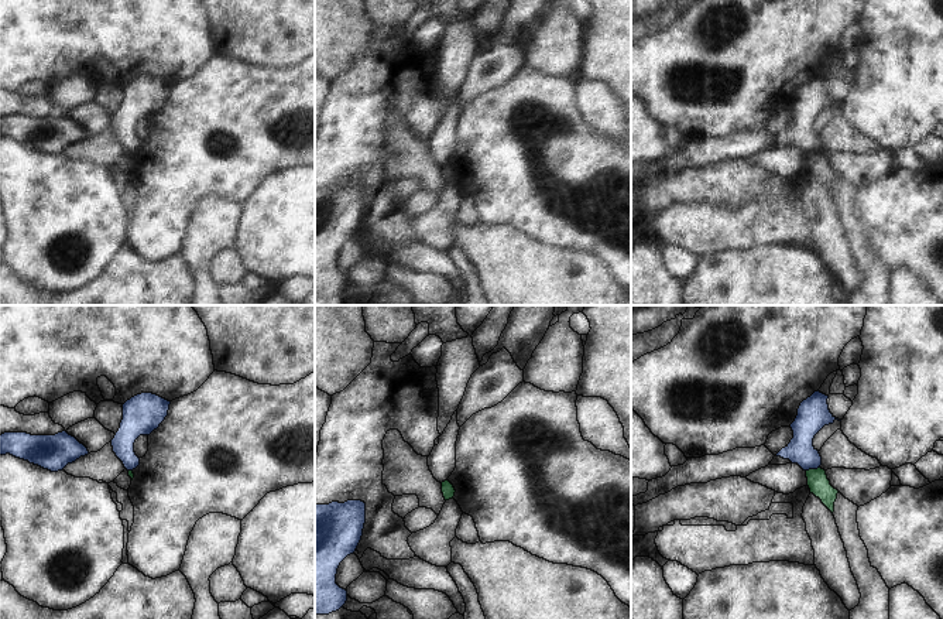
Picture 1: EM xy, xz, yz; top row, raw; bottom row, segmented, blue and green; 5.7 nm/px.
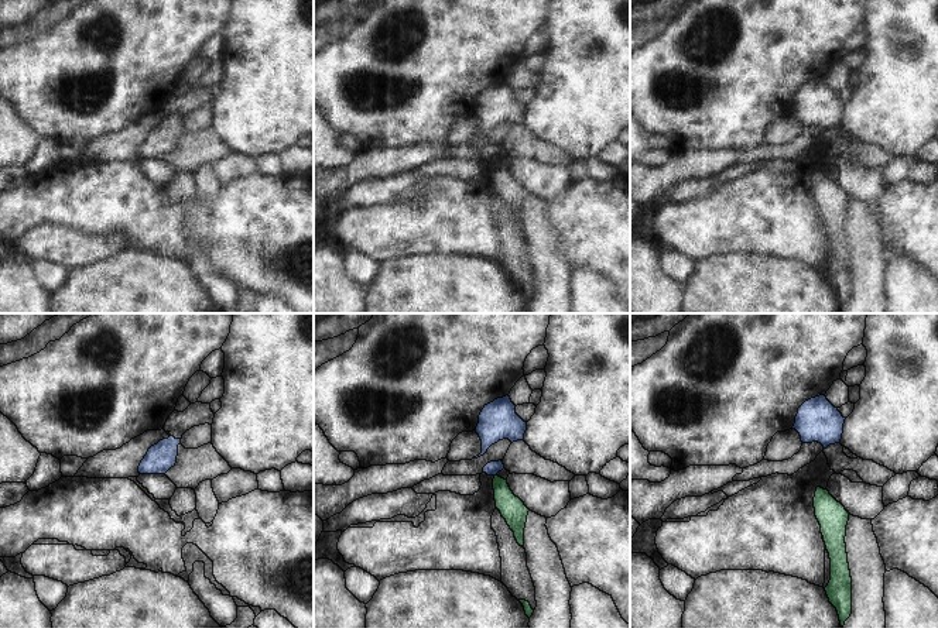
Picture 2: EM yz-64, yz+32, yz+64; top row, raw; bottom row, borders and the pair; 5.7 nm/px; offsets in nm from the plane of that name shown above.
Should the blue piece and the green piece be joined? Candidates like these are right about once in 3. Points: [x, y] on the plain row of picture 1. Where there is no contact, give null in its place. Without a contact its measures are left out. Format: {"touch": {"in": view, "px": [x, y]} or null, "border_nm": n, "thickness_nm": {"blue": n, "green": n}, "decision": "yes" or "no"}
{"touch": {"in": "yz", "px": [812, 151]}, "border_nm": 80, "thickness_nm": {"blue": 150, "green": 120}, "decision": "no"}

